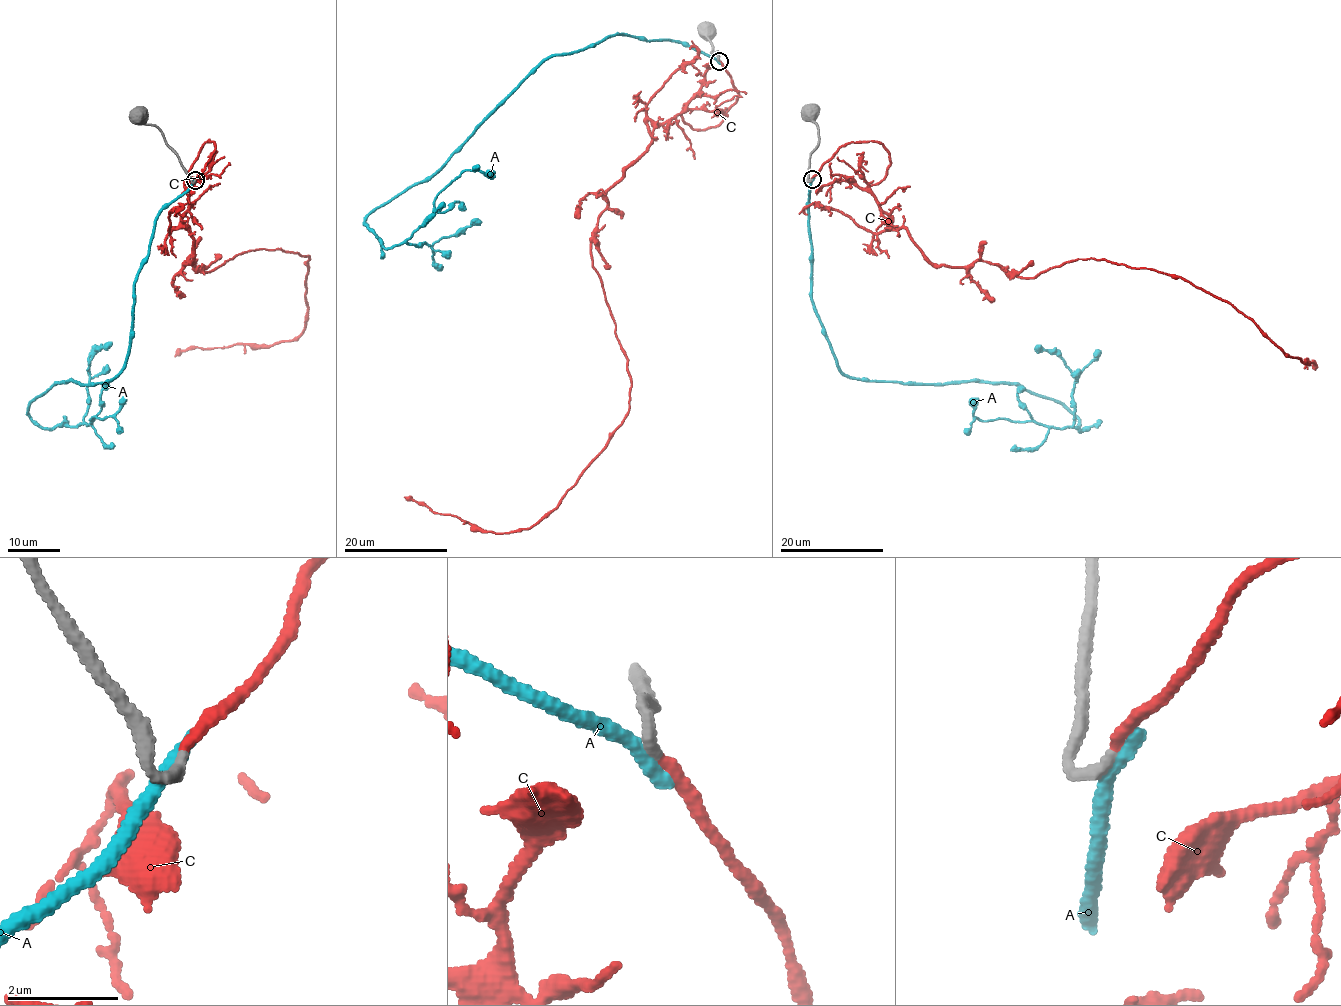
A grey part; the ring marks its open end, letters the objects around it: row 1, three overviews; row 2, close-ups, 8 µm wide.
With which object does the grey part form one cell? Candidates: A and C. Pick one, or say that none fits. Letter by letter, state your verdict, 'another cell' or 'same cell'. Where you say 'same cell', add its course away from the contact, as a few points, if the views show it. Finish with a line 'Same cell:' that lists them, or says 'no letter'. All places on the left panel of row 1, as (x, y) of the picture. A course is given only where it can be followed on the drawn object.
A: another cell
C: same cell | via (195, 181), (213, 142), (184, 181), (185, 263), (309, 256), (308, 319), (288, 341), (174, 356)
Same cell: C

